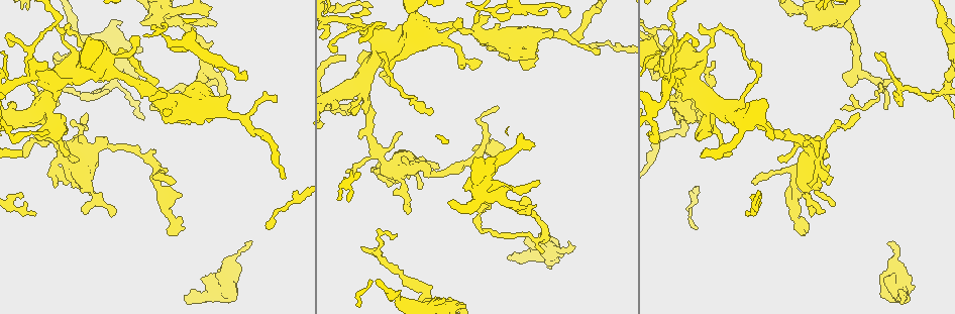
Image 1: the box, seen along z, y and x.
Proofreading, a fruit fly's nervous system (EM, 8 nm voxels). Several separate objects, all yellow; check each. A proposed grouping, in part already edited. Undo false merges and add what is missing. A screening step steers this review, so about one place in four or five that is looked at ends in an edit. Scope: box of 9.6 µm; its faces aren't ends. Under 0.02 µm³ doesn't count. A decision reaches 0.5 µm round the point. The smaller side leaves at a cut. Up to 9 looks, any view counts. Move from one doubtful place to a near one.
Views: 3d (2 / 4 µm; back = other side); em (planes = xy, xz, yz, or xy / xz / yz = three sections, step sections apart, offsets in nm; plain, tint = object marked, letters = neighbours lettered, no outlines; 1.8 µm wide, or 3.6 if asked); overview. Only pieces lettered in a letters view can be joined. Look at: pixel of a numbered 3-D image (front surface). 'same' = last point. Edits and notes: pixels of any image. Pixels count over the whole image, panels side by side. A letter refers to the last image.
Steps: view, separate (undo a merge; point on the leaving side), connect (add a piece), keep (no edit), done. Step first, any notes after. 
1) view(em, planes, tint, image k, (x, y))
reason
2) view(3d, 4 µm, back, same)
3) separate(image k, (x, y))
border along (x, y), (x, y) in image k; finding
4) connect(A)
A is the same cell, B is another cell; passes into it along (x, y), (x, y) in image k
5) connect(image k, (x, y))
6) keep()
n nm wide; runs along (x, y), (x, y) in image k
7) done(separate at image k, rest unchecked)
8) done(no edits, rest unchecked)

view(3d, 4 µm, image 1, (851, 95))
free end

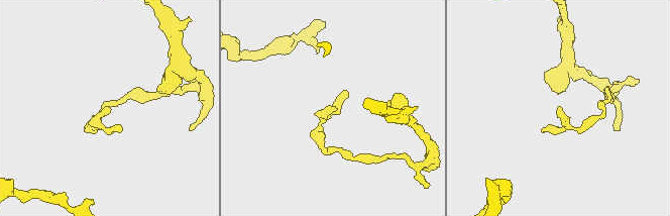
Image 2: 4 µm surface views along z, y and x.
view(em, planes, plain, image 2, (108, 108))
shape alone is not enough

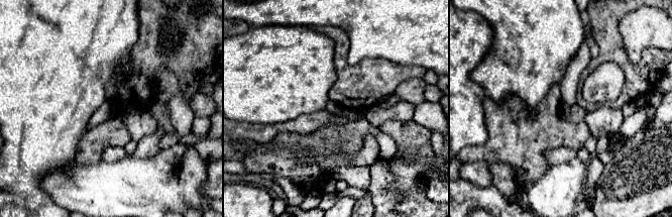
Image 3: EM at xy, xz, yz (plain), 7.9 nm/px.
view(em, planes, letters, same)

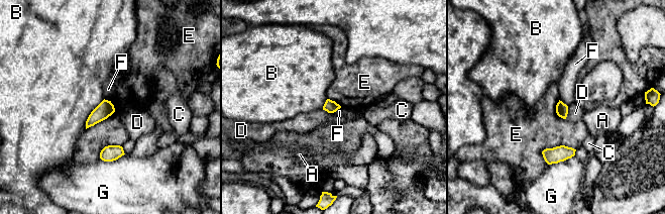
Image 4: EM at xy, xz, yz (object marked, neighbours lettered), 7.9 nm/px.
keep()
B touches over 280 nm; A, B, C, D, E, F and G are other cells; border along (559, 99), (567, 106) in image 4; none of them fits

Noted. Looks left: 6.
view(em, yz, step 8, letters, image 1, (885, 109))

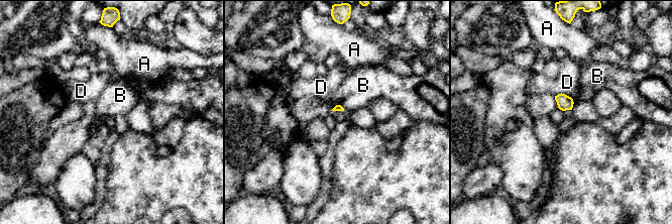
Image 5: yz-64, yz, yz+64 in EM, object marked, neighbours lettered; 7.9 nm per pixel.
keep()
A, B and D are other cells; no lettered piece goes on from it

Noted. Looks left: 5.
view(em, 3.6 µm, planes, letters, image 1, (503, 199))

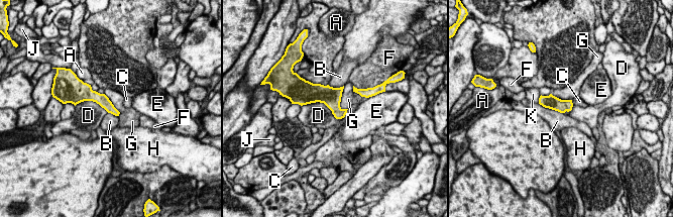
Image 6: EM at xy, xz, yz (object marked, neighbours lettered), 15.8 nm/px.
keep()
A, B, C, D, E, F, G, H, J and K are other cells; runs along (82, 97), (97, 97), (115, 112) in image 6; one cell here

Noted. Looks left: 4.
view(3d, 2 µm, back, image 1, (702, 155))
branch stops here

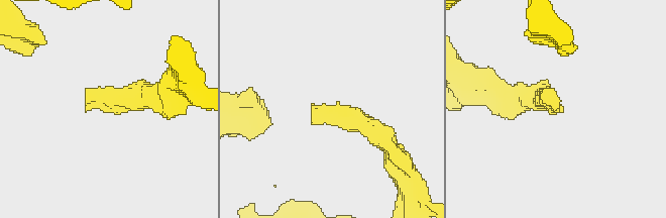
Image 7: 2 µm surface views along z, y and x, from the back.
view(em, xy, step 8, plain, image 7, (85, 112))
now the EM

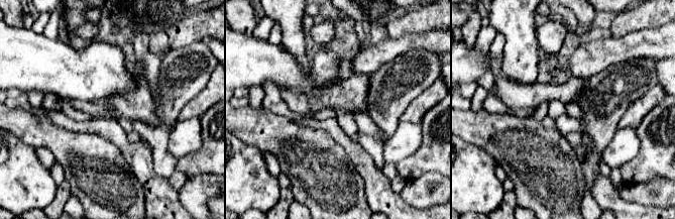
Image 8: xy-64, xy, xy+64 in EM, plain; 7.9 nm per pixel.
view(em, xy, step 8, letters, same)

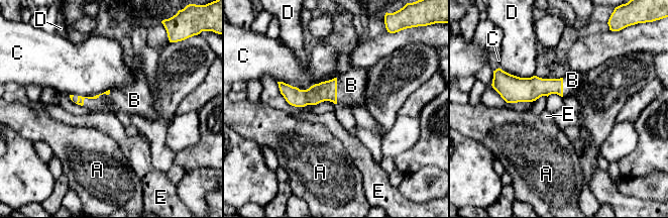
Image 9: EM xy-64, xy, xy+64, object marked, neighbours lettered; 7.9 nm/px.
connect(B)
B is the same cell, A, C, D and E are other cells; passes into it along (81, 99), (95, 98), (126, 100) in image 9; the cell continues

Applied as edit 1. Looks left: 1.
done(connect at image 9, rest unchecked)

